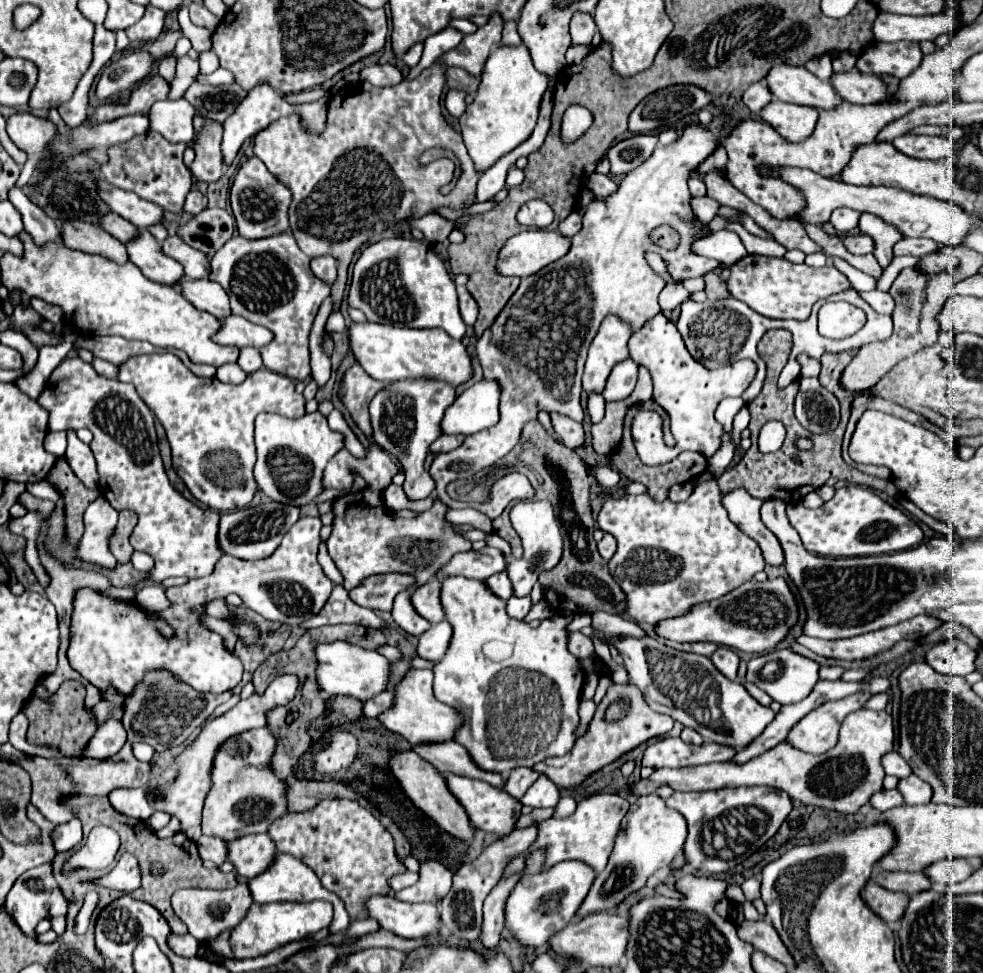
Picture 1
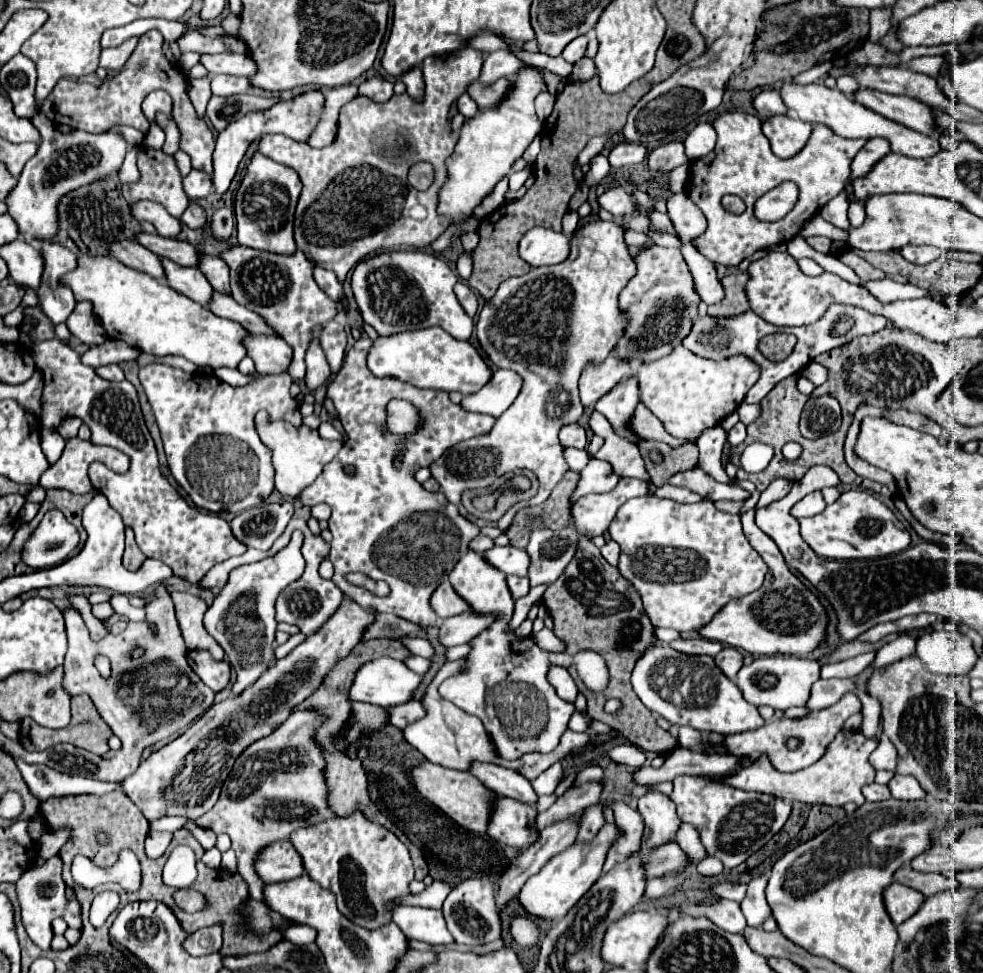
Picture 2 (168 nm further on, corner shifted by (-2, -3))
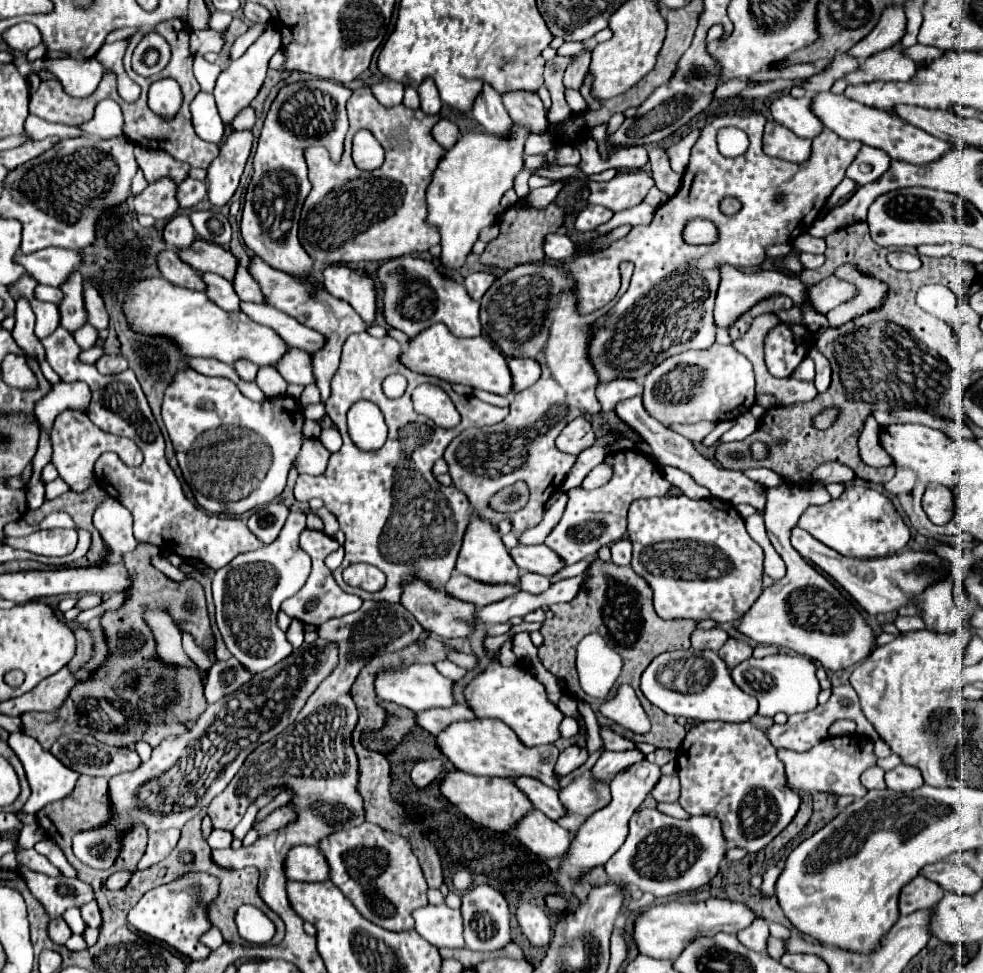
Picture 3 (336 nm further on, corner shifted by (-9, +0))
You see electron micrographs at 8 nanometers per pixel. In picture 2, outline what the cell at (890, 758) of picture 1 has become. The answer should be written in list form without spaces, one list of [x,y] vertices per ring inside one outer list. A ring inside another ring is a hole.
[[[882,737],[880,739],[880,745],[876,747],[876,751],[870,755],[870,763],[874,769],[880,769],[880,771],[890,771],[890,773],[896,773],[896,765],[898,765],[898,753],[894,751],[894,745]]]

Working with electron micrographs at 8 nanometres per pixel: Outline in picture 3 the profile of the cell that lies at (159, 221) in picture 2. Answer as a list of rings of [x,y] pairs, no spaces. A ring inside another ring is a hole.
[[[175,216],[173,220],[167,222],[163,236],[165,236],[165,242],[169,244],[169,248],[179,252],[179,250],[191,248],[191,244],[195,242],[195,228],[193,228],[189,216]]]

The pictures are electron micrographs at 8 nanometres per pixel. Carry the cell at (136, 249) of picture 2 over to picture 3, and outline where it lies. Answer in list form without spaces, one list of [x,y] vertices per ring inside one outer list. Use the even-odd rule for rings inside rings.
[[[175,250],[161,252],[157,262],[159,262],[159,270],[161,270],[163,278],[167,278],[169,282],[183,286],[183,288],[199,290],[199,292],[205,290],[205,282],[201,280],[201,274],[197,270],[193,270],[189,264],[185,264],[183,260],[179,260]]]

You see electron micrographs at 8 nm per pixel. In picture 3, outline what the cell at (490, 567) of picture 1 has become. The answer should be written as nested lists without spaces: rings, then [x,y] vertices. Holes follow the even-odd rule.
[[[519,544],[511,550],[511,556],[515,564],[523,570],[543,574],[543,576],[555,576],[559,570],[565,568],[565,562],[561,562],[561,556],[553,552],[549,546],[525,546]]]

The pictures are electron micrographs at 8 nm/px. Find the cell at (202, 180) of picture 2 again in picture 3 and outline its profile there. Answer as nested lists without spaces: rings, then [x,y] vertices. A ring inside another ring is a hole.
[[[187,178],[177,186],[177,200],[179,208],[193,208],[207,196],[207,184]]]

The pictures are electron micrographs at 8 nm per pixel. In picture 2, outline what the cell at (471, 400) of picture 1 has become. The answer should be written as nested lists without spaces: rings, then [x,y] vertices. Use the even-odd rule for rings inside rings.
[[[498,369],[480,391],[466,395],[460,405],[466,407],[466,411],[474,411],[498,419],[512,405],[512,401],[520,393],[520,387],[522,387],[522,379],[518,373],[510,369]]]

